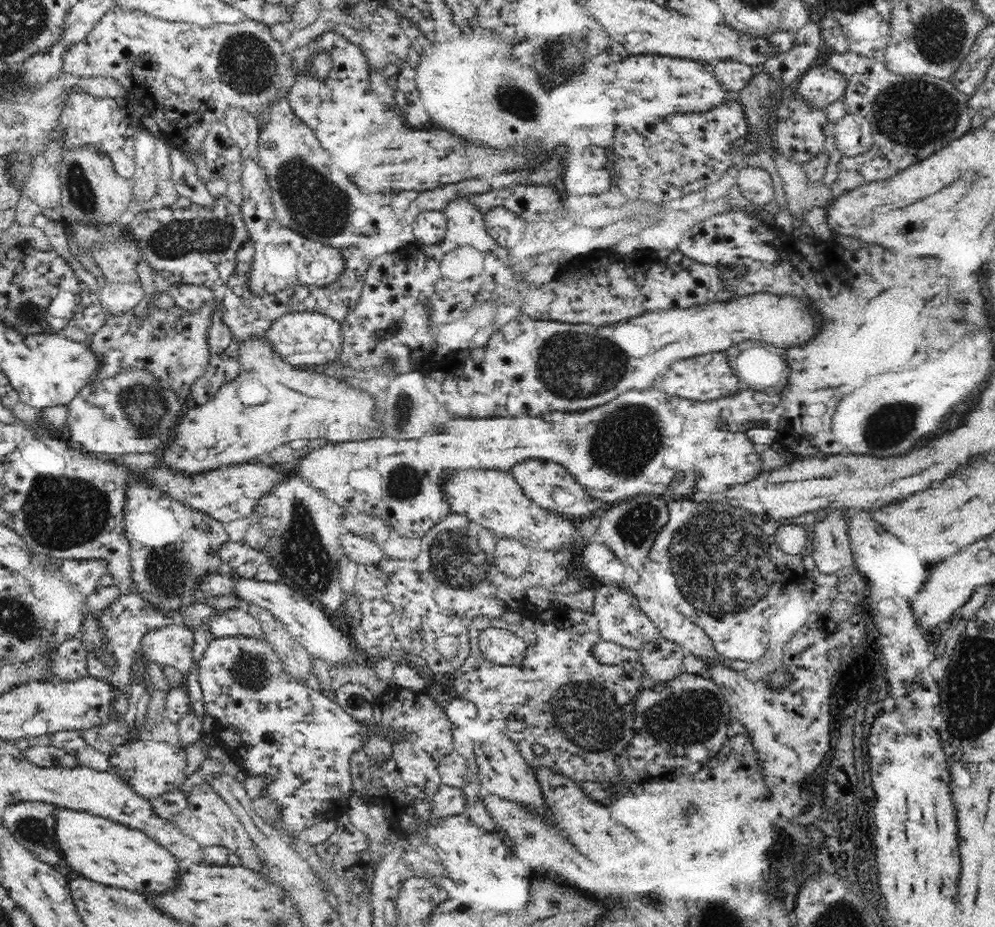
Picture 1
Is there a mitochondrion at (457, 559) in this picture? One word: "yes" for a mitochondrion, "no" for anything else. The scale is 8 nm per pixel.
yes

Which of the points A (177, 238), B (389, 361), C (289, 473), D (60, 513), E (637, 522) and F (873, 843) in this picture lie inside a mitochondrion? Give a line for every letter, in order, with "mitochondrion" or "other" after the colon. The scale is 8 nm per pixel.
A: mitochondrion
B: mitochondrion
C: other
D: mitochondrion
E: mitochondrion
F: other

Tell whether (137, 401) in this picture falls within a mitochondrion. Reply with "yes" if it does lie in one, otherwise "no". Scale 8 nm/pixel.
yes

